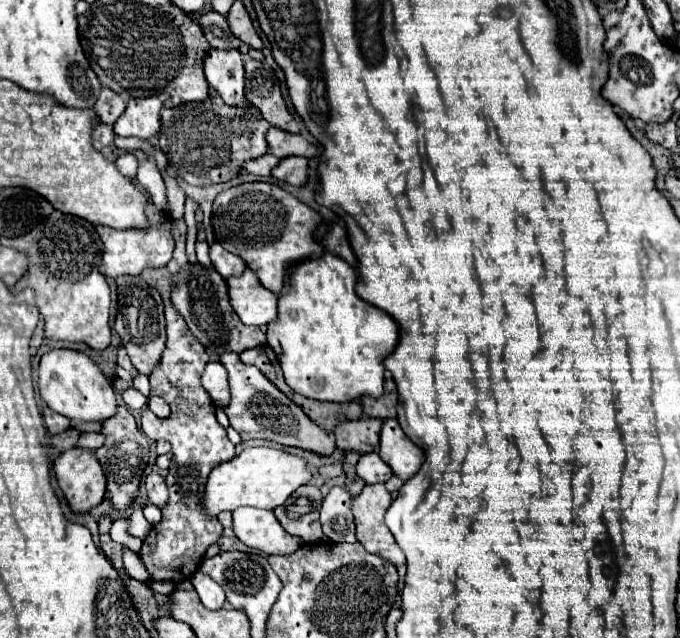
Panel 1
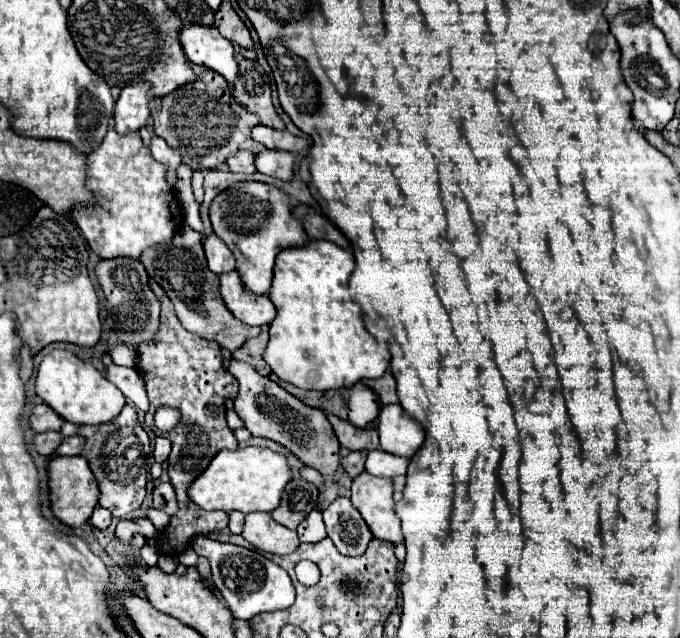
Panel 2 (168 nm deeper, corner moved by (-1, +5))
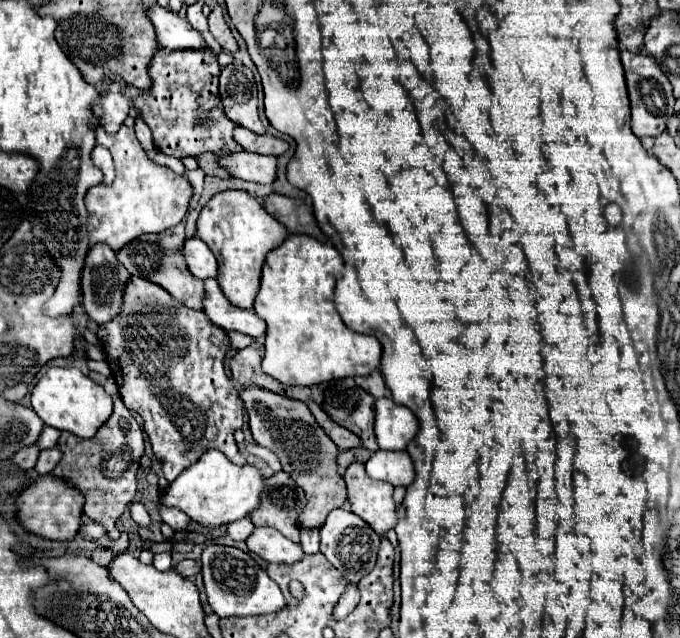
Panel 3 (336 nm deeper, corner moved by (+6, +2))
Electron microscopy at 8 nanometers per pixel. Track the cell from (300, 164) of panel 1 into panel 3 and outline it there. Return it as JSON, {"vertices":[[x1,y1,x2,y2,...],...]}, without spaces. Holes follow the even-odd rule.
{"vertices":[[237,151,237,153,221,155,219,165,225,167,231,177,255,181,255,183,273,183,275,181,277,157]]}

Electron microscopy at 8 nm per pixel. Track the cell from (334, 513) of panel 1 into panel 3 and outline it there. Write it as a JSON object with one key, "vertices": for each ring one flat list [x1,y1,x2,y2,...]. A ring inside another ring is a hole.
{"vertices":[[333,509,319,531,321,537,321,553,327,561,341,573,349,583,359,583,377,563,377,549,381,537,355,513,347,509]]}

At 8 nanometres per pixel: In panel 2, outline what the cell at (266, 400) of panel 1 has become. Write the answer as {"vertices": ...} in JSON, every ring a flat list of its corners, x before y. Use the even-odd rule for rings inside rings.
{"vertices":[[232,358,230,366,228,366,228,372,240,384,240,392,234,398,234,410,244,420,244,426,250,430,252,436,264,436,264,438,270,438,270,440,286,446,304,464,308,464,308,466,316,468,318,472,322,472,322,476,326,480,322,508,326,508,338,496,338,488,332,480,332,474,334,474,336,466,340,464,340,458,338,458,340,444,338,444,338,438,336,438,326,414,316,410,316,408,304,406,298,398,288,394,276,382,260,376,252,366,248,366,240,360]]}

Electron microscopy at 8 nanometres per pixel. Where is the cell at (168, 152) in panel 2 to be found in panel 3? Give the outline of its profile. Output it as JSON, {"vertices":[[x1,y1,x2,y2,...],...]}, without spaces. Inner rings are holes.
{"vertices":[[137,115,137,119,135,119,135,133,137,133,139,143,141,143,145,149,155,149,153,137,151,137,151,129,149,129,149,125,141,119,141,115]]}

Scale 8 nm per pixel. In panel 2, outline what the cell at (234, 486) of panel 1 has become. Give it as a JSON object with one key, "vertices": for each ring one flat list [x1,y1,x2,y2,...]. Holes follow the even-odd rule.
{"vertices":[[246,446,238,450,220,450,210,466,194,480,188,496,202,510,240,510,240,512,272,512,280,500,286,484,292,480,288,458,280,452,260,446]]}

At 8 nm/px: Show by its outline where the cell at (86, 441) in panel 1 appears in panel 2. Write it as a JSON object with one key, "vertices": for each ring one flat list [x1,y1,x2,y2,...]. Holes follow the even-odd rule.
{"vertices":[[74,434,74,436,68,436,64,440,64,444,60,444,56,454,60,454,60,456,76,456,76,454,82,452,82,448,84,448,84,438]]}

